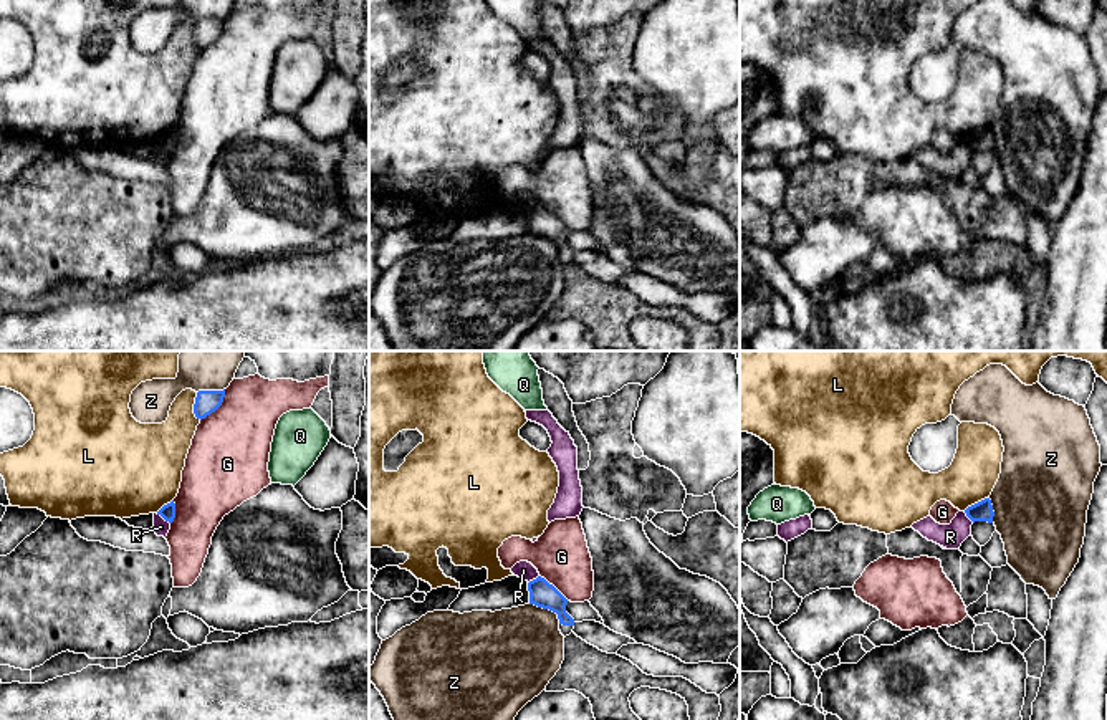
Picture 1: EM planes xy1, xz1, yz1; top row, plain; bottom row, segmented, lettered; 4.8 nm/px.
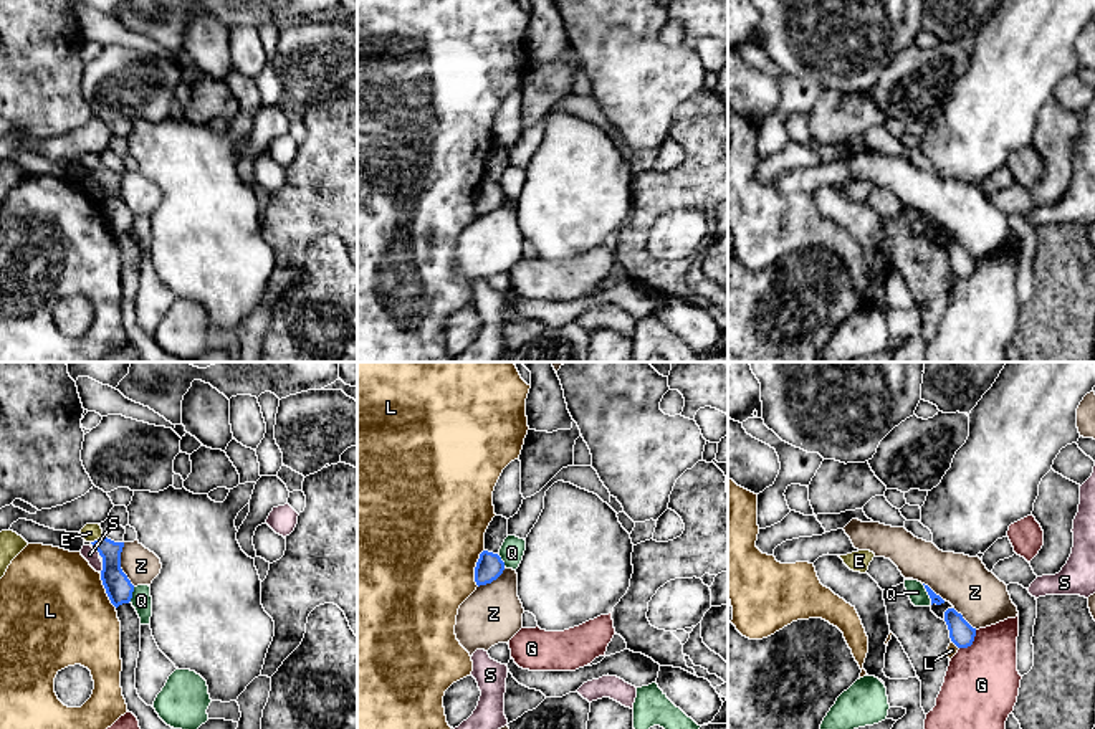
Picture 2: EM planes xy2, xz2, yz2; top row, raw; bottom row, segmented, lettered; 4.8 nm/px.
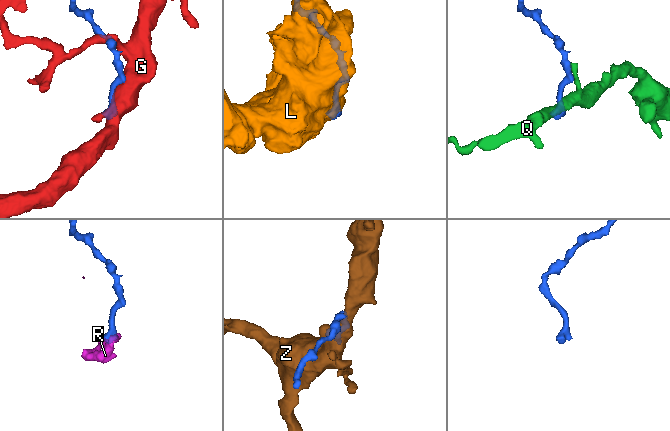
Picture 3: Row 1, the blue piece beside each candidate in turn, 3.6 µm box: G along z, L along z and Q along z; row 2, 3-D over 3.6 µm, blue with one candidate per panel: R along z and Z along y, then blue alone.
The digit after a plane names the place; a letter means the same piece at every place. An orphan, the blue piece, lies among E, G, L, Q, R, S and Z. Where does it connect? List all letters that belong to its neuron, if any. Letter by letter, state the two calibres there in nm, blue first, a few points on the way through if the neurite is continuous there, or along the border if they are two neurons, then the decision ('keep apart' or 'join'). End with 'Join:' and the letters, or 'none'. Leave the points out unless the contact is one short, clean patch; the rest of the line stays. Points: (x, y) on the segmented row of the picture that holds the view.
E: 120/90 nm | keep apart
G: 110/380 nm | keep apart
L: 130/500 nm | keep apart
Q: 50/90 nm | along yz2 (922, 584), (932, 604) | keep apart
R: 80/80 nm | along xy1 (156, 513), (169, 523) | keep apart
S: 130/70 nm | along xy2 (103, 562), (100, 572) | keep apart
Z: 130/170 nm | keep apart
Join: none

